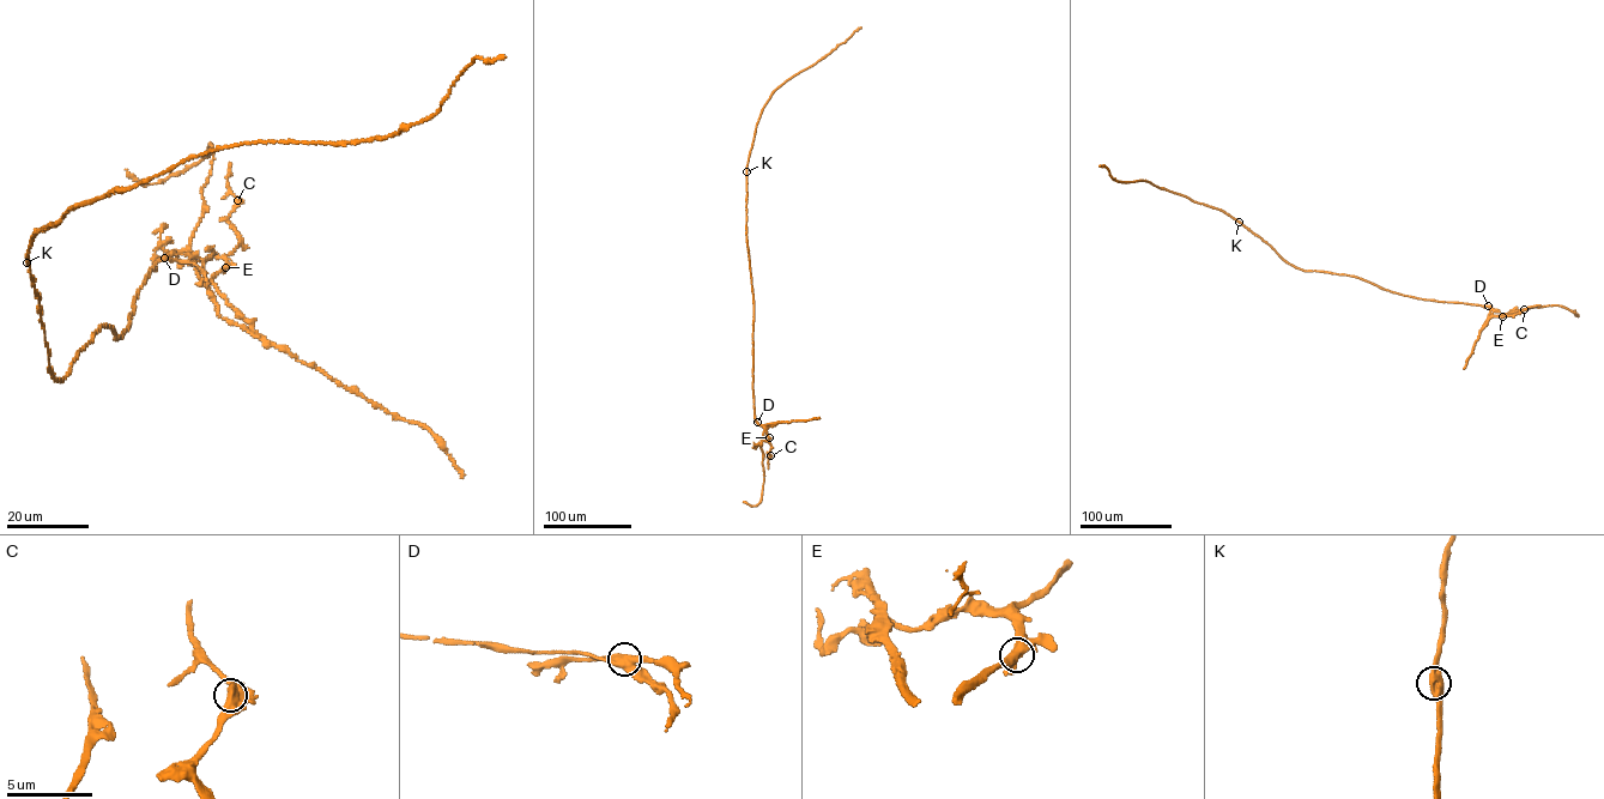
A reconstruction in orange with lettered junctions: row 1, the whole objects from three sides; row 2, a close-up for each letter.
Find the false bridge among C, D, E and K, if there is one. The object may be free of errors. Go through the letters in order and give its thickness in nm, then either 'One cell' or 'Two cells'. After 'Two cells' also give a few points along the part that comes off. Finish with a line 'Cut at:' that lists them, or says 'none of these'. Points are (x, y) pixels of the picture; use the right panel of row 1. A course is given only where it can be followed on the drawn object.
C: Thickness 440 nm. One cell
D: Thickness 550 nm. Two cells. Course of the part to remove: (1488, 306), (1493, 310), (1493, 316), (1481, 331), (1463, 369)
E: Thickness 500 nm. One cell
K: Thickness 600 nm. One cell
Cut at: D

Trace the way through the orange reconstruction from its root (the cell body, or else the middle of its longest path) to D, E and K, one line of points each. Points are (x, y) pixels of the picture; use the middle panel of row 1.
D: (749, 253), (757, 422)
E: (749, 253), (754, 301), (755, 416), (769, 437)
K: (749, 253), (746, 171)

